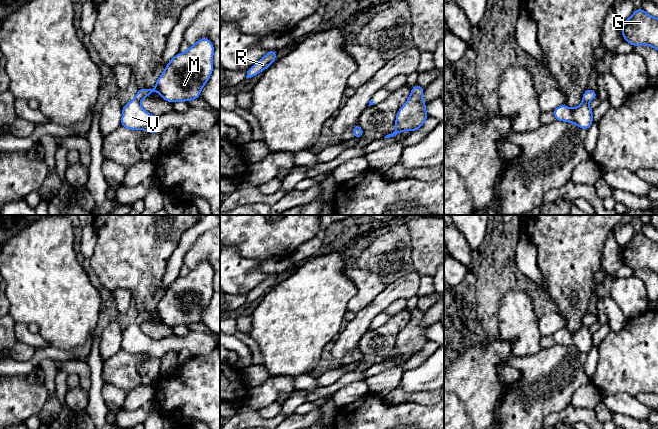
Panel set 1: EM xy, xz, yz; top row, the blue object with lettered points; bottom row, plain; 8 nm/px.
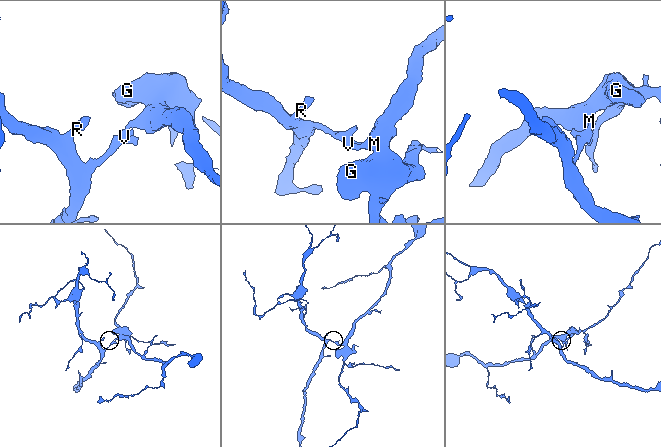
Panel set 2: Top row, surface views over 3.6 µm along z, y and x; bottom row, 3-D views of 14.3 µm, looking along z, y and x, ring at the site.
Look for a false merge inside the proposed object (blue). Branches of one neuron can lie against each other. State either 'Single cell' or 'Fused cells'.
Fused cells

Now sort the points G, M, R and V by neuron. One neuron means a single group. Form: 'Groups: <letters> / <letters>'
Groups: G M / R V

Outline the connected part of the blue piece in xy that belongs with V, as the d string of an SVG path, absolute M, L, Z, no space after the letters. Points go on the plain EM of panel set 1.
M133 323L122 332L121 350L130 354L147 354L151 358L158 358L160 341L145 335L140 326Z

